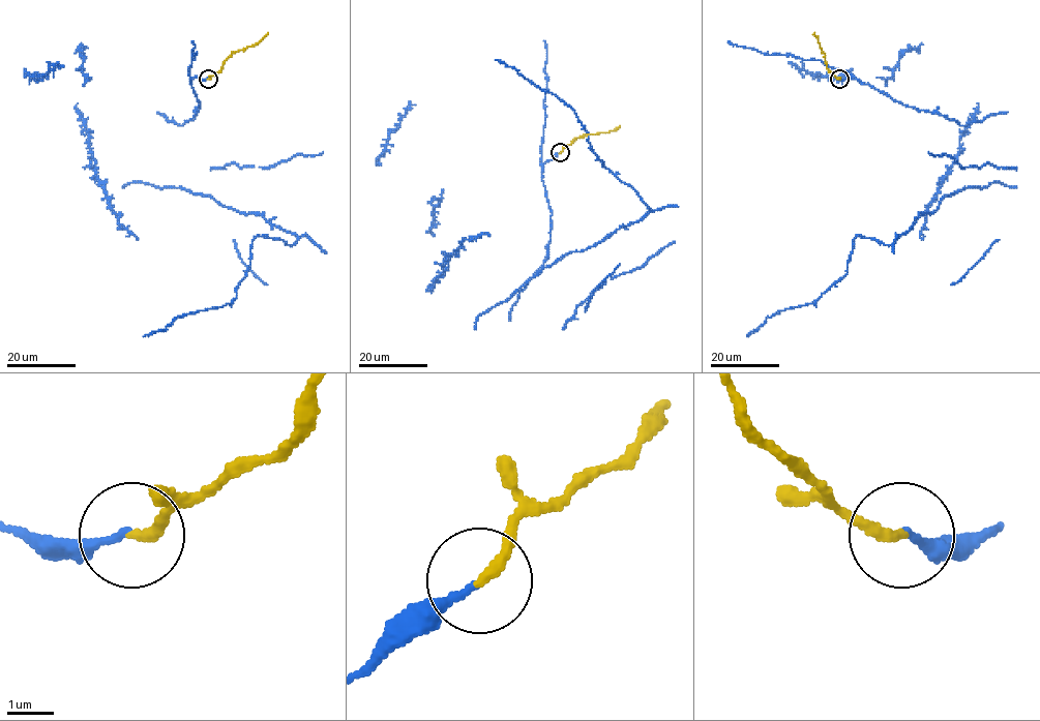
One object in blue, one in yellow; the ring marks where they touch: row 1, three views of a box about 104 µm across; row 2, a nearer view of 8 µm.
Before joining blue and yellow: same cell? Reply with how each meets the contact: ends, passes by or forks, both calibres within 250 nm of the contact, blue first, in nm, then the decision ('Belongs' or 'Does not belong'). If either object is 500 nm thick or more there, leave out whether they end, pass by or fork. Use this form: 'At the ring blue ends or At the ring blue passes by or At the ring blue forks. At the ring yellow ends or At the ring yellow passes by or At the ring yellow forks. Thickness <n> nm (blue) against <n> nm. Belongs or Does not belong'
At the ring blue ends. At the ring yellow ends. Thickness 160 nm (blue) against 240 nm. Belongs

